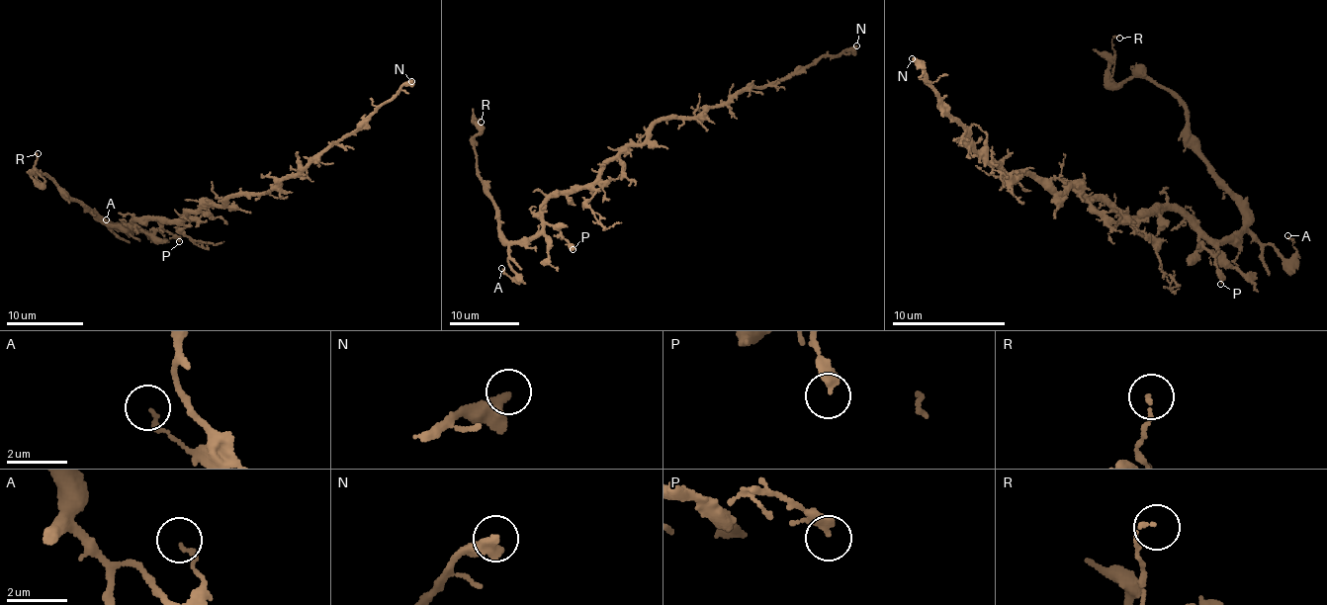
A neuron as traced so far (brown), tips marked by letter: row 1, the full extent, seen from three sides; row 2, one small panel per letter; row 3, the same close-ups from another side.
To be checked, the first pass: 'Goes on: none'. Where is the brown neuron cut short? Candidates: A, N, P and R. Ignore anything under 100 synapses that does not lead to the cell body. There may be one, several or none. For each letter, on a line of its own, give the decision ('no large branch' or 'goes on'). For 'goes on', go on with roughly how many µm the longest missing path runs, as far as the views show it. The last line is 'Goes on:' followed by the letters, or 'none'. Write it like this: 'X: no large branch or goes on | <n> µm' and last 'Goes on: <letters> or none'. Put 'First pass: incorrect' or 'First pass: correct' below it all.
A: no large branch
N: goes on | 60 µm
P: no large branch
R: no large branch
Goes on: N
First pass: incorrect

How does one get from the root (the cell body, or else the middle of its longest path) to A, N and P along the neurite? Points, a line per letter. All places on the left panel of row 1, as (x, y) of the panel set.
A: (187, 212), (179, 219), (141, 216), (134, 219), (135, 230), (113, 224), (111, 229), (124, 228), (106, 219)
N: (187, 212), (206, 204), (221, 205), (230, 197), (242, 194), (265, 194), (337, 144), (411, 81)
P: (187, 212), (179, 219), (141, 216), (134, 221), (136, 226), (146, 233), (160, 228), (179, 241)

